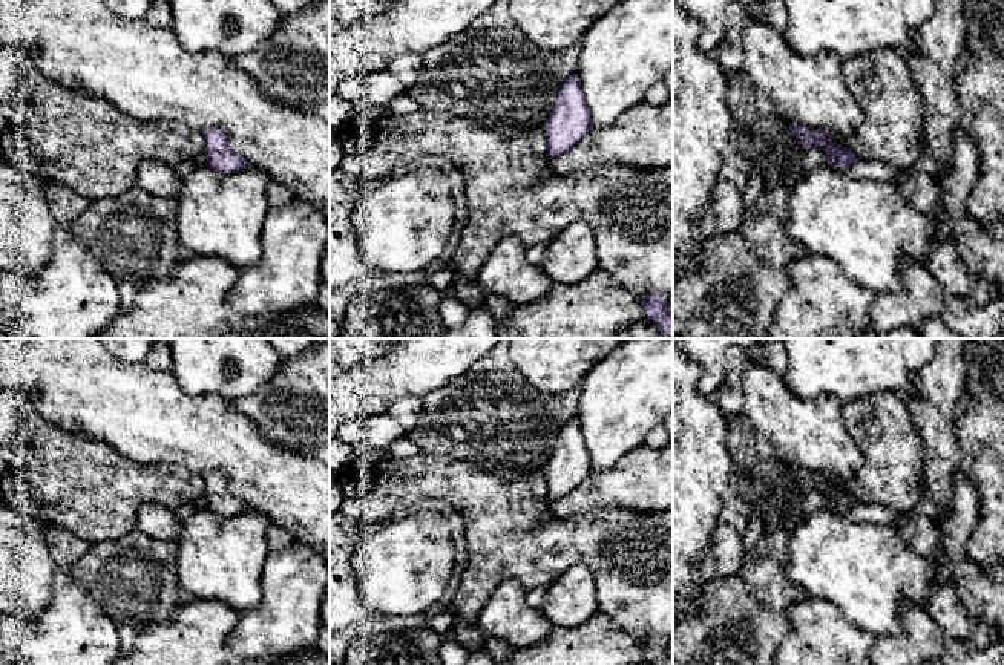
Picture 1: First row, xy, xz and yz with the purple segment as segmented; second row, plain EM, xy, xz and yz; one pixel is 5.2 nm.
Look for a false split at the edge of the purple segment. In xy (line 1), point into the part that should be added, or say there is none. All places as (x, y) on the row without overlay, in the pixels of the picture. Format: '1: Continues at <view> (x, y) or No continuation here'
1: No continuation here

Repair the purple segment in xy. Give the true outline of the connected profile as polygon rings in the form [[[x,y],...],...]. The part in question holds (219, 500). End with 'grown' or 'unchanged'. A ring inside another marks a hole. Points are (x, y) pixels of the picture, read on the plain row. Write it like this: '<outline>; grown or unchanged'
[[[207,472],[202,480],[205,484],[204,498],[210,512],[219,516],[235,516],[250,509],[244,500],[230,493],[228,480],[221,472]]]; unchanged

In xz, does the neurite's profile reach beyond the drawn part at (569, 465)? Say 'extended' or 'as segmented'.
as segmented

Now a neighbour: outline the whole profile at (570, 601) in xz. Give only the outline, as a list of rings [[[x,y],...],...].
[[[584,565],[569,567],[546,588],[541,613],[555,628],[578,628],[598,614],[596,585]]]

